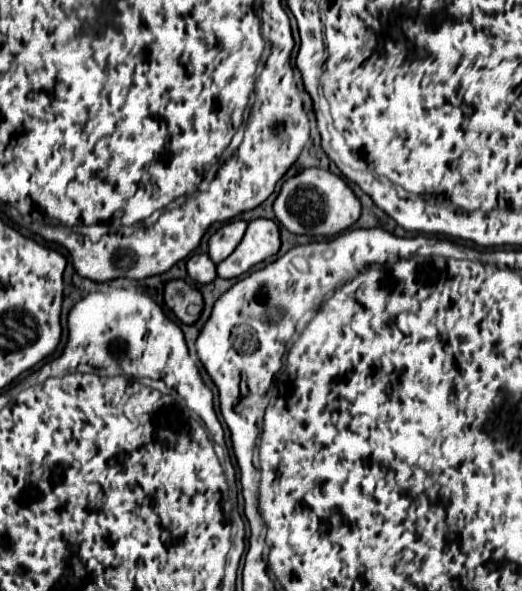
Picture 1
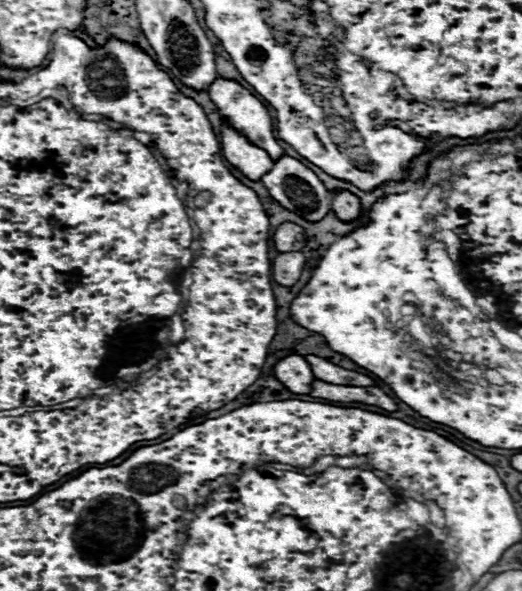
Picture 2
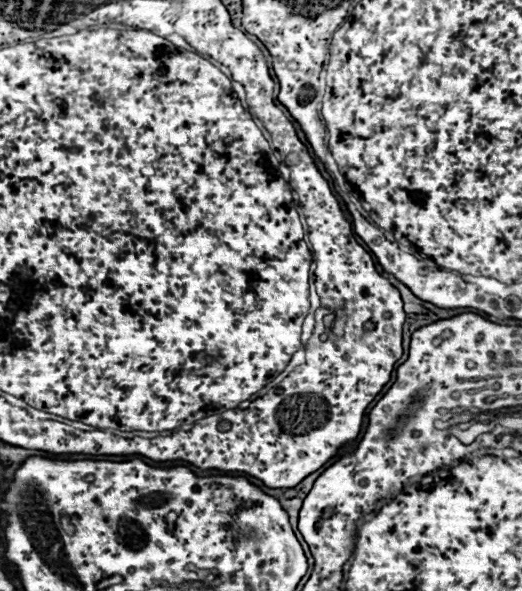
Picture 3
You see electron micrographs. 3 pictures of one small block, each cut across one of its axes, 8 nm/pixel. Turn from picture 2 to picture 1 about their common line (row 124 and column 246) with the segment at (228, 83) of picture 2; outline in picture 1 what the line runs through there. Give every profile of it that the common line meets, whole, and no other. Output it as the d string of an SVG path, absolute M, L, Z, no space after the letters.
M256 218L248 222L248 230L240 246L228 260L218 264L220 278L238 278L246 274L252 266L264 262L266 258L278 254L280 250L280 230L274 220Z

